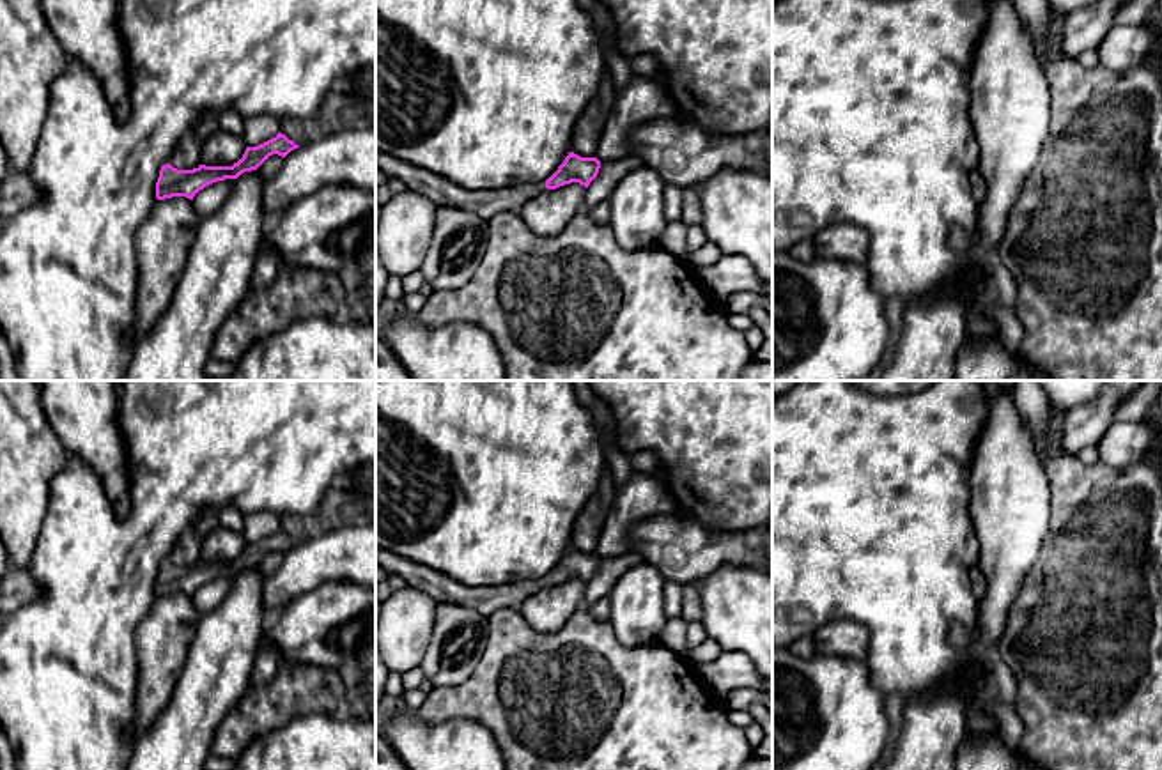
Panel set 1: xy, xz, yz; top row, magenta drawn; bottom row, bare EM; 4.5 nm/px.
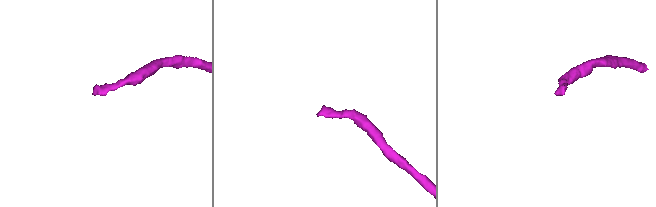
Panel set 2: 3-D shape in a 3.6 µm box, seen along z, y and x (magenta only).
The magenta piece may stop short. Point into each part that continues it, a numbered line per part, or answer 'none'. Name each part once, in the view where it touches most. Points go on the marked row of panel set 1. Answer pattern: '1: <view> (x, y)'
1: xz (486, 202)

